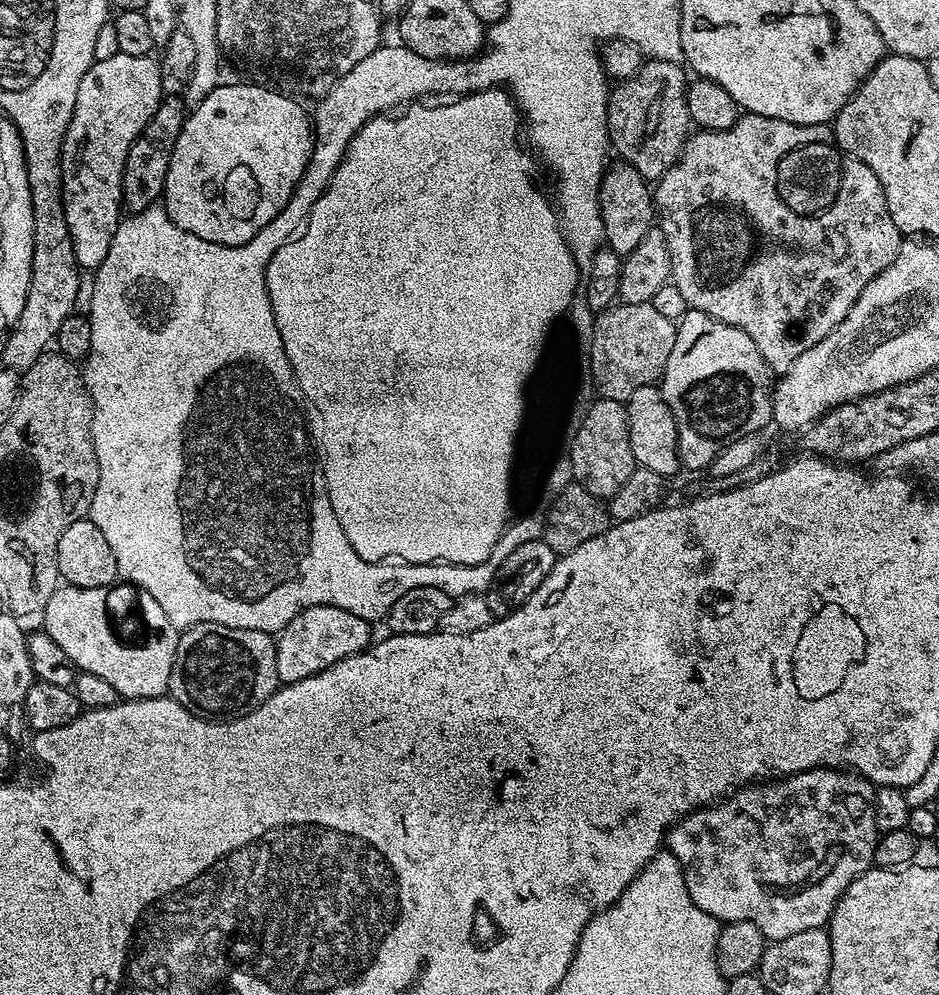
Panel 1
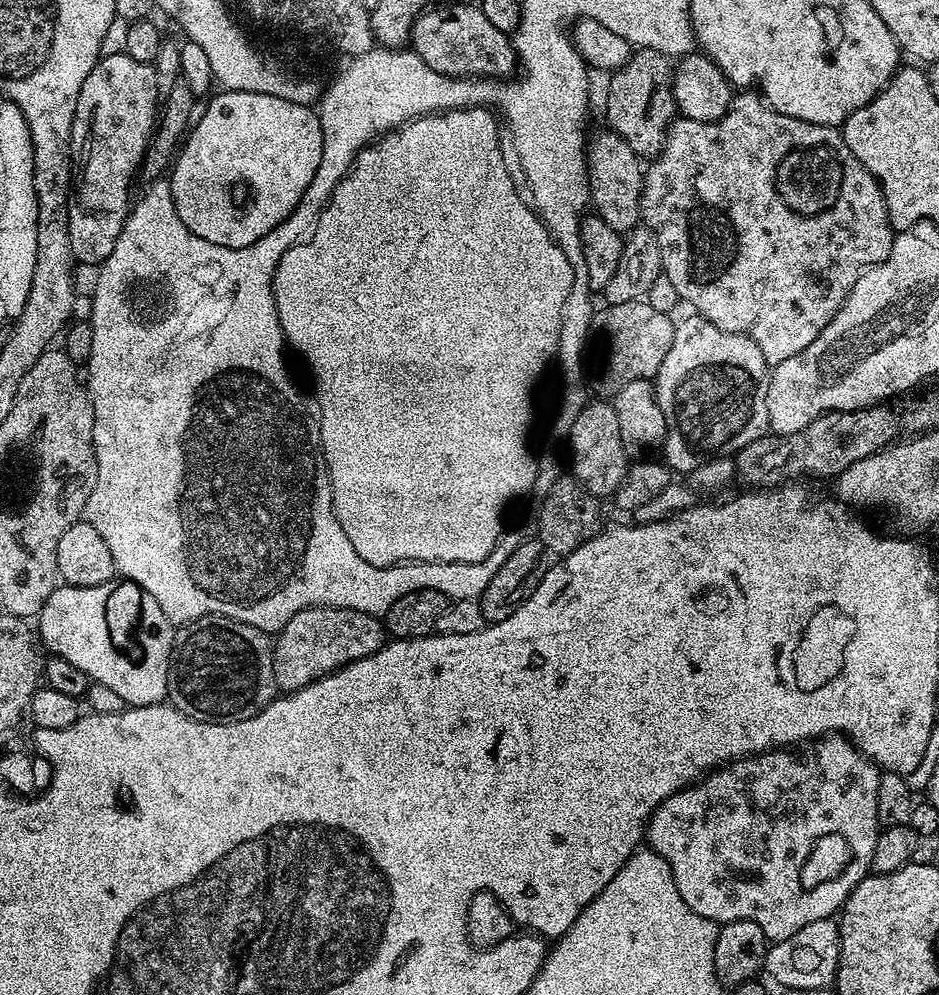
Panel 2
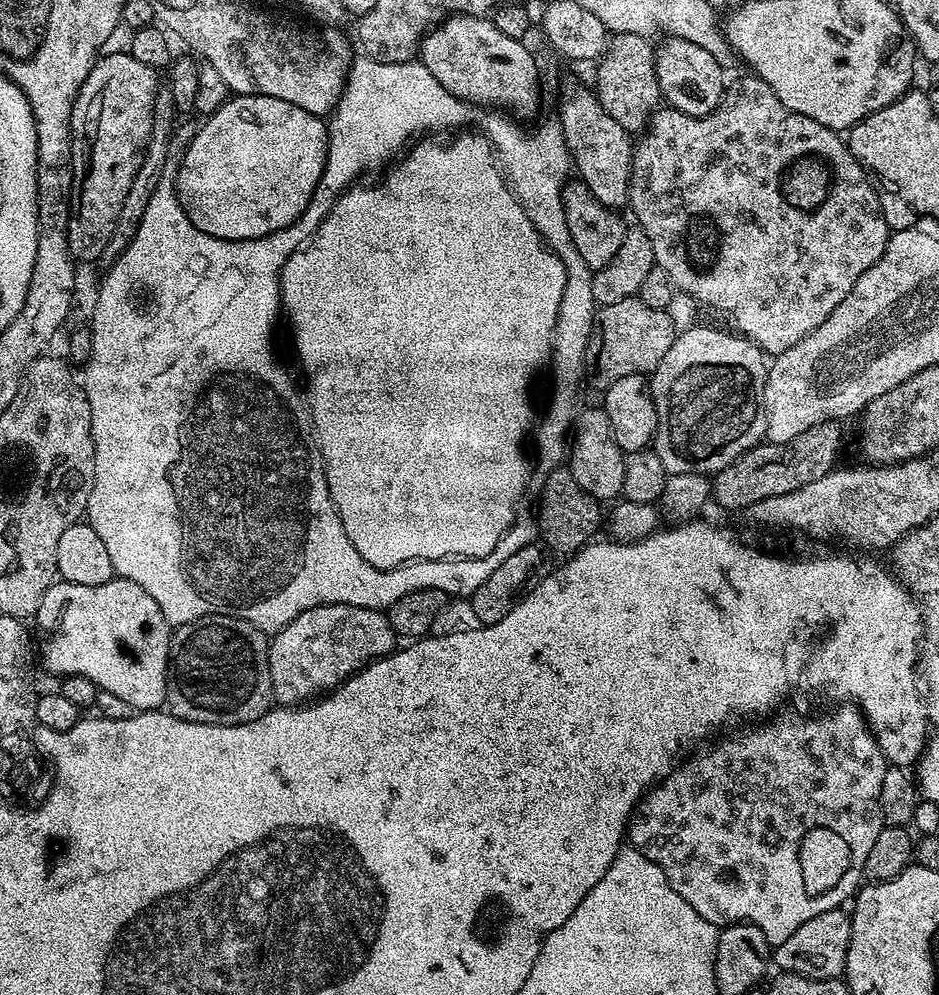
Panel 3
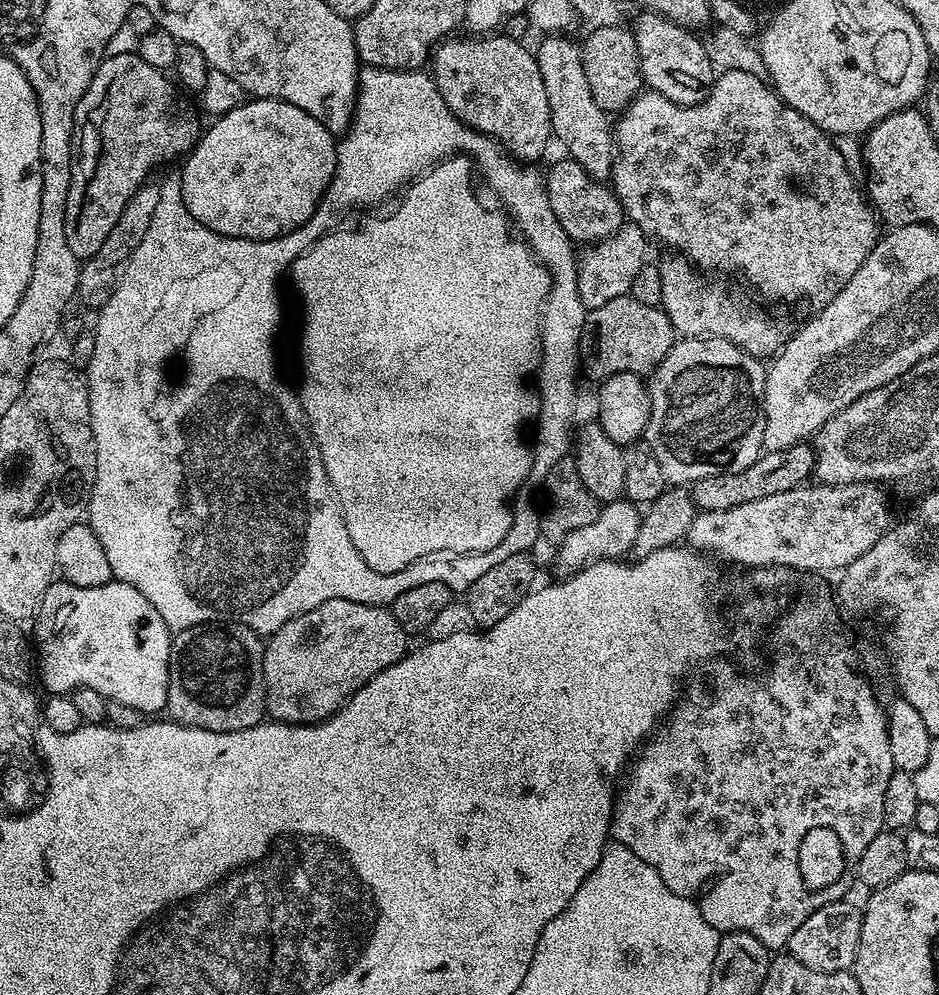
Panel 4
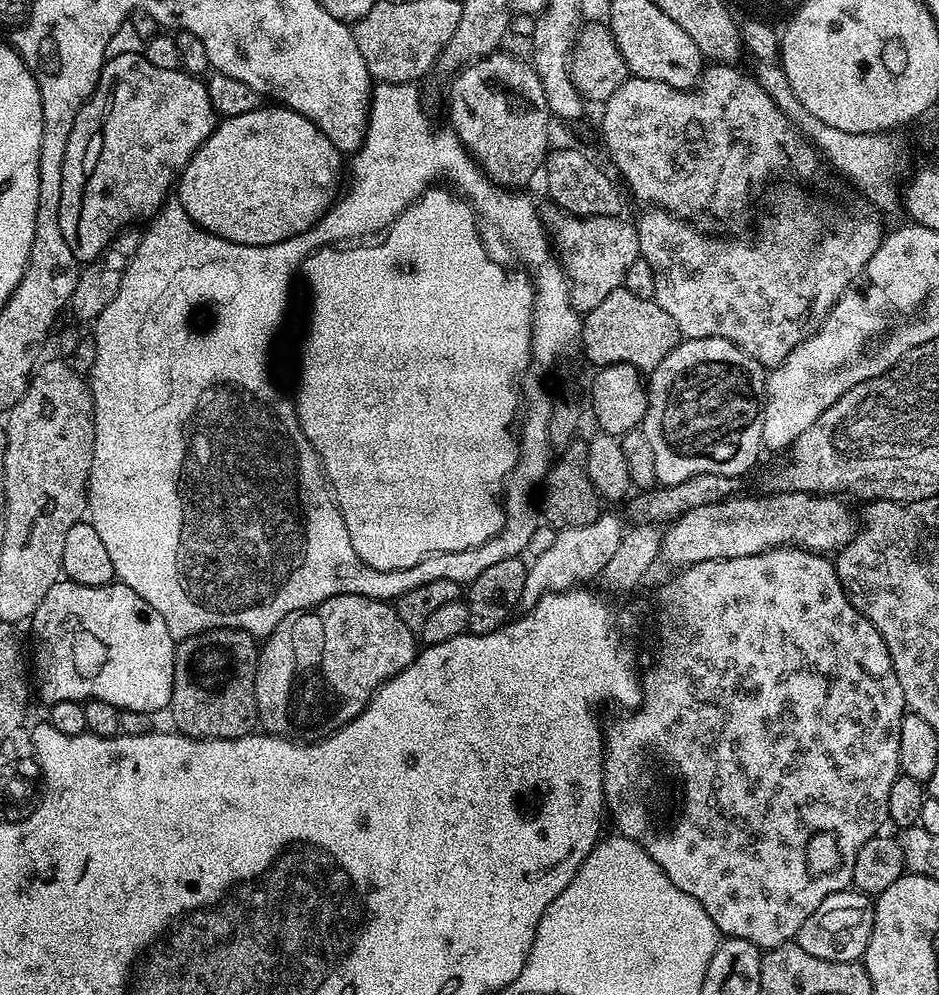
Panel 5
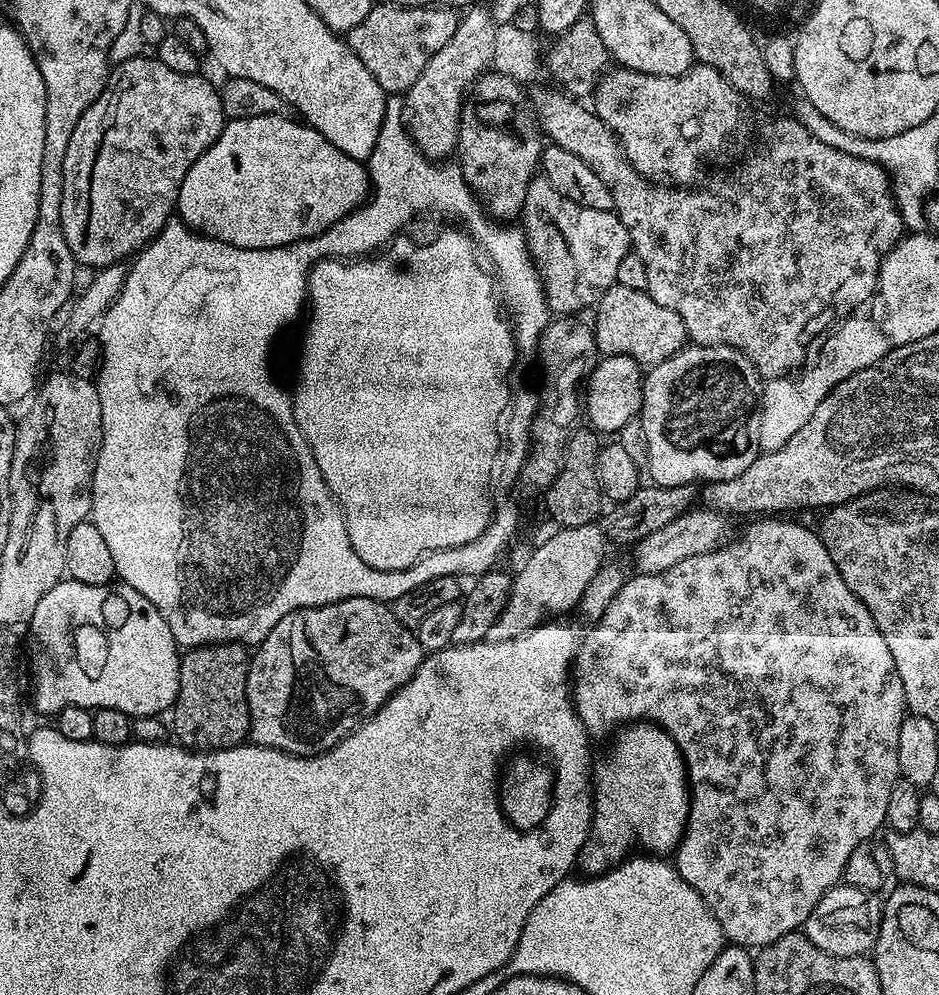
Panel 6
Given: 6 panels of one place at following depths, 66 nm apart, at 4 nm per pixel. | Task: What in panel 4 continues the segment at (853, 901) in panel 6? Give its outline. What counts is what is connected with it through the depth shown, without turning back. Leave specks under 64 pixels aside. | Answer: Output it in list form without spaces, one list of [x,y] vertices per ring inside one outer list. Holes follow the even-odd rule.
[[[851,899],[836,900],[833,904],[822,906],[822,910],[814,910],[794,934],[790,934],[786,945],[787,955],[793,956],[802,966],[810,966],[810,970],[819,972],[846,972],[856,960],[856,951],[860,945],[862,934],[863,911],[851,904]]]

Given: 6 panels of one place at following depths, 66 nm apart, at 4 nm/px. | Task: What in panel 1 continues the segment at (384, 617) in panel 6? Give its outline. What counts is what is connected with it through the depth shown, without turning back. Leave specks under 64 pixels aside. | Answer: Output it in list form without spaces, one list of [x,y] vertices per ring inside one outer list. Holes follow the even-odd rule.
[[[310,606],[302,610],[275,637],[276,661],[278,662],[278,678],[281,685],[302,682],[302,678],[310,678],[330,666],[334,662],[342,662],[342,658],[350,658],[364,651],[373,643],[373,625],[367,620],[358,618],[358,614],[350,614],[350,610],[342,610],[338,606]]]

